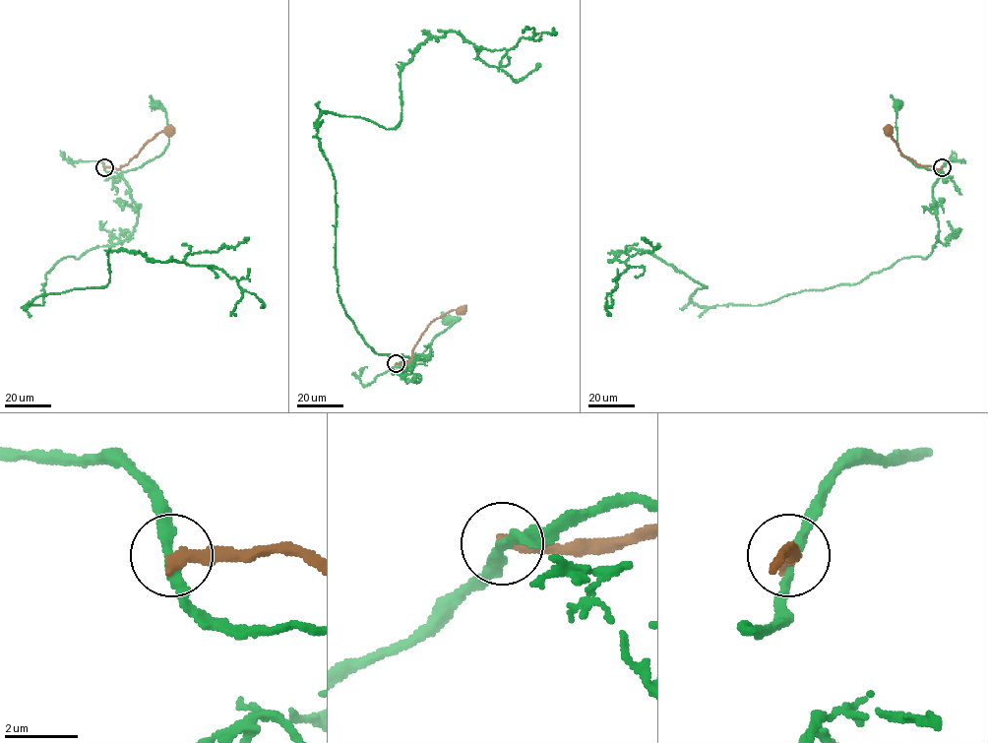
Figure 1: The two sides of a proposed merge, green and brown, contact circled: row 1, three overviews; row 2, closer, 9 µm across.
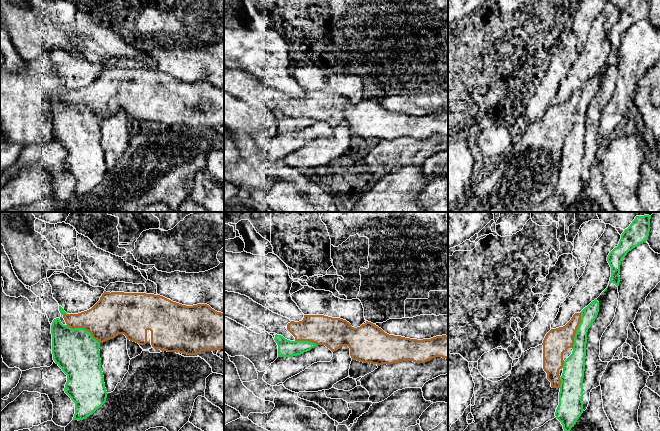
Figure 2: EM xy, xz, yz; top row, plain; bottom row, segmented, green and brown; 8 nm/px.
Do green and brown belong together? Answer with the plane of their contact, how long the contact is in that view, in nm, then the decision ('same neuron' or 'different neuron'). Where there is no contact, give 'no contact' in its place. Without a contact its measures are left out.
meets green in yz; contact 300 nm long; different neuron

